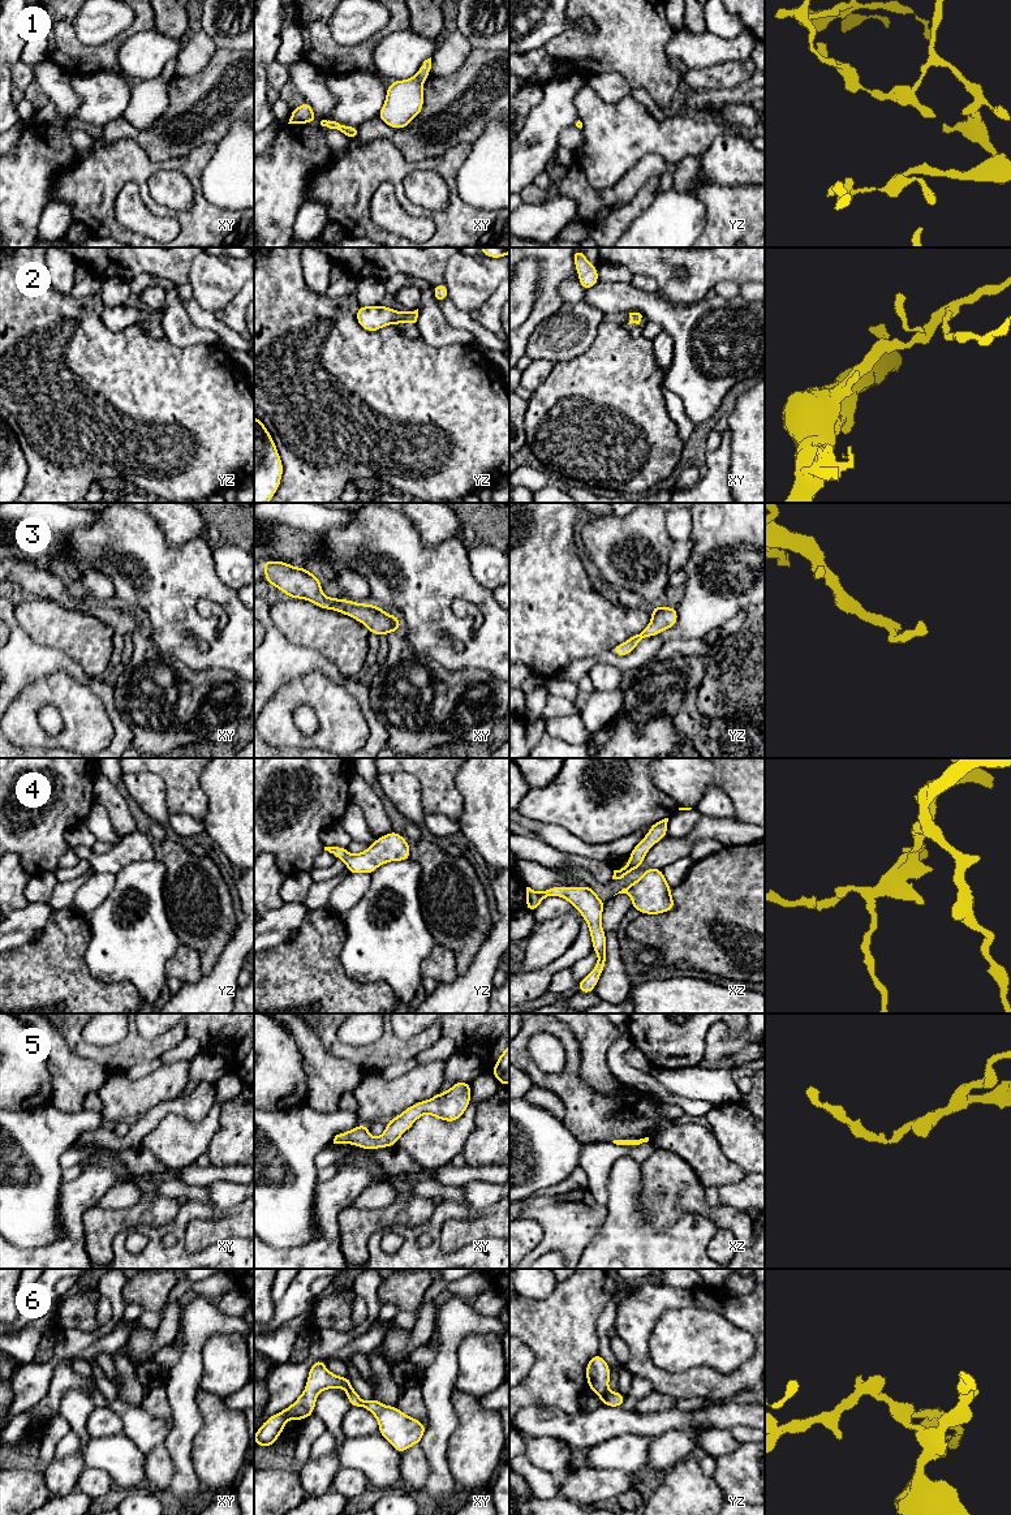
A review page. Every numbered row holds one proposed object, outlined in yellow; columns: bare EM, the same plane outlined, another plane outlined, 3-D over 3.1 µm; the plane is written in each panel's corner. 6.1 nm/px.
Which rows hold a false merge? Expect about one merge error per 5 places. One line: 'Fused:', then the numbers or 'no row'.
Fused: no row

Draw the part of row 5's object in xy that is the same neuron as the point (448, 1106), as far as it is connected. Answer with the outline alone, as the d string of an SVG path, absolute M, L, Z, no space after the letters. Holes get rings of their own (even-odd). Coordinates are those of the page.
M456 1081L449 1090L438 1093L430 1099L417 1102L388 1120L386 1131L379 1137L373 1139L367 1126L360 1124L352 1131L336 1135L334 1144L352 1144L367 1150L393 1146L400 1136L425 1114L444 1122L456 1122L469 1106L470 1096L470 1083Z

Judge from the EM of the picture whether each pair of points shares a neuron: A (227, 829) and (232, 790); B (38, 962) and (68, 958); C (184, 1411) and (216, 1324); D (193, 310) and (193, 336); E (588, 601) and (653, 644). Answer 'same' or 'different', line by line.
A: same
B: same
C: same
D: different
E: different

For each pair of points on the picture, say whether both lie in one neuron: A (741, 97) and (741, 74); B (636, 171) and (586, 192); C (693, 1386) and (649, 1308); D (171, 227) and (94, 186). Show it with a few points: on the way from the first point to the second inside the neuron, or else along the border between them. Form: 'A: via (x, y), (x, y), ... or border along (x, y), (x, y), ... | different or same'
A: border along (751, 76), (738, 86), (711, 90) | different
B: via (627, 184), (614, 197), (599, 197) | same
C: via (667, 1384), (639, 1358), (639, 1334) | same
D: border along (133, 180), (115, 201), (115, 219), (124, 228) | different

